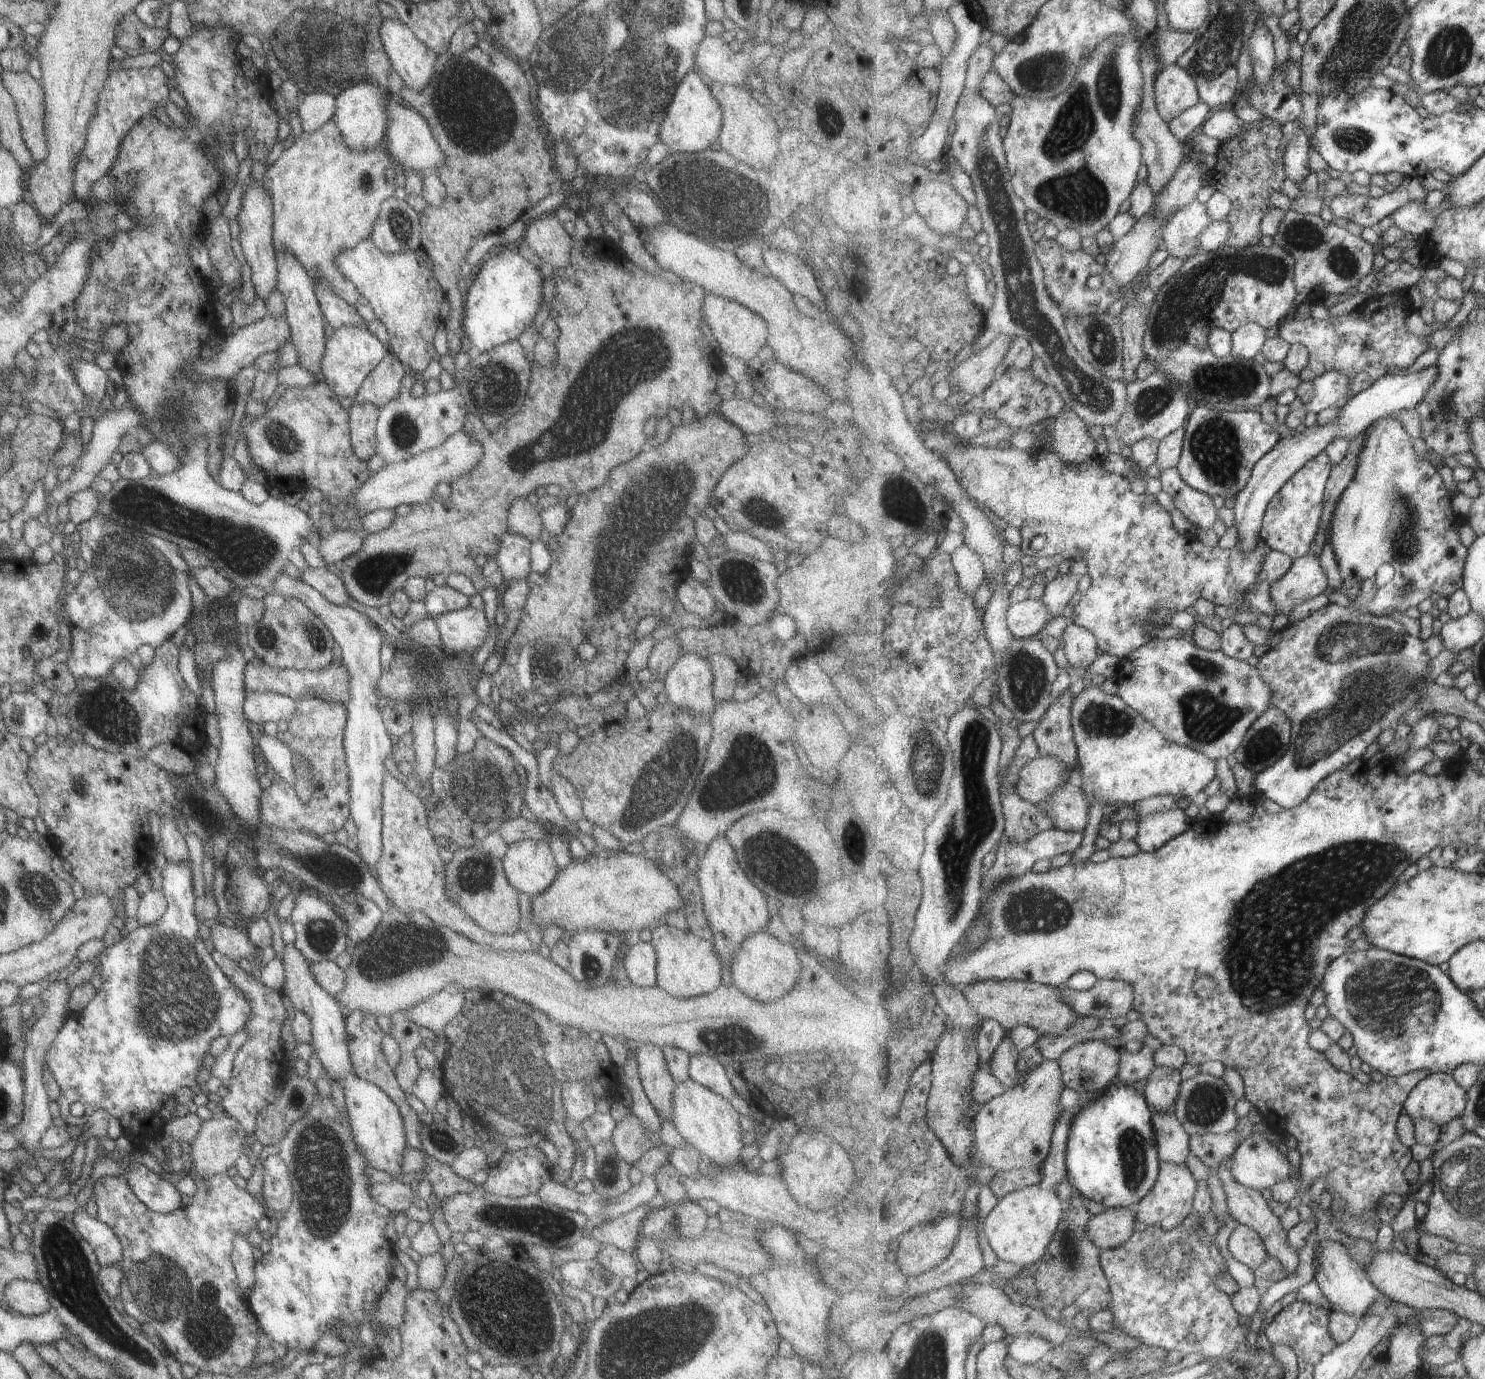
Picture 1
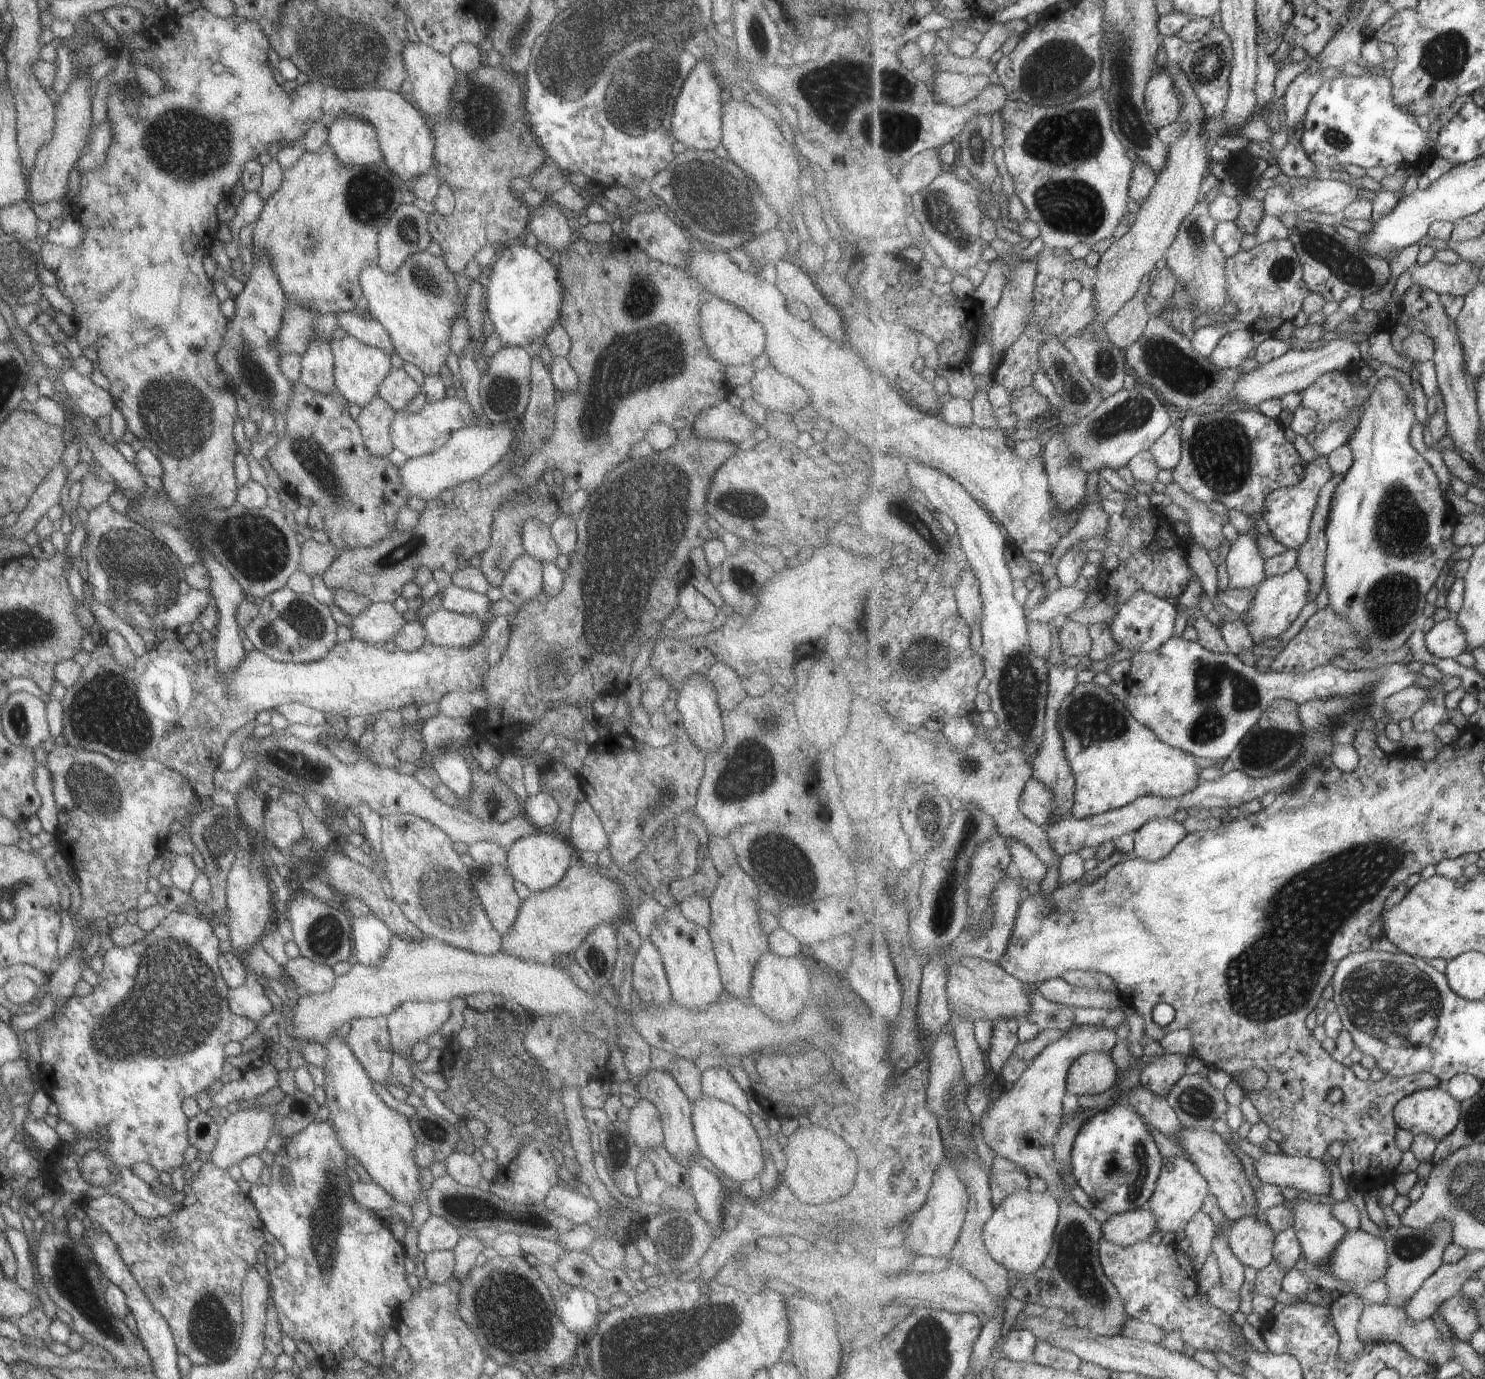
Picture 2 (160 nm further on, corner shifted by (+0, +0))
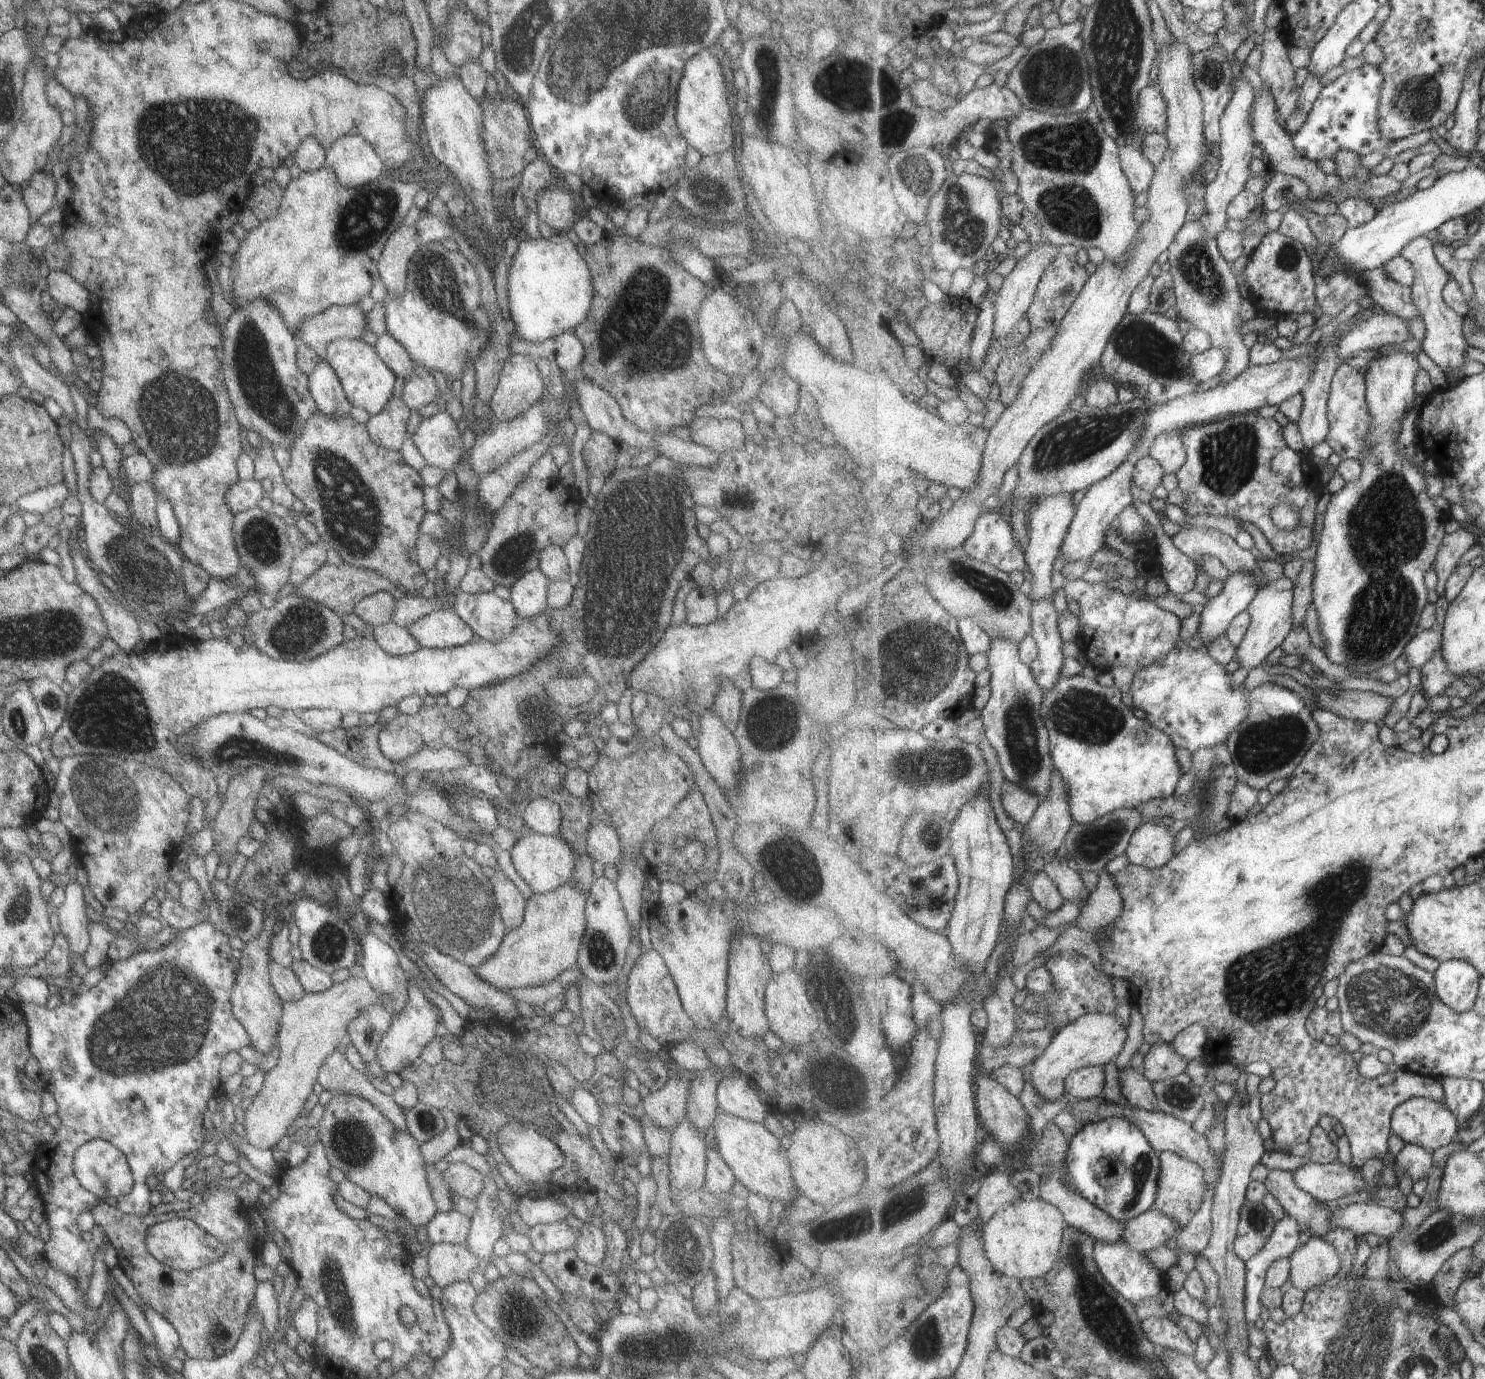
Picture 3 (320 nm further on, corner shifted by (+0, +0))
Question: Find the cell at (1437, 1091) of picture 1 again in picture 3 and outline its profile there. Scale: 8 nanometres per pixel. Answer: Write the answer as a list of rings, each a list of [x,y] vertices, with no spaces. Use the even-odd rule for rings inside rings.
[[[1413,1097],[1400,1104],[1392,1114],[1392,1132],[1400,1136],[1406,1144],[1419,1145],[1429,1152],[1435,1152],[1441,1146],[1447,1146],[1457,1138],[1459,1124],[1456,1114],[1440,1102],[1425,1098]]]

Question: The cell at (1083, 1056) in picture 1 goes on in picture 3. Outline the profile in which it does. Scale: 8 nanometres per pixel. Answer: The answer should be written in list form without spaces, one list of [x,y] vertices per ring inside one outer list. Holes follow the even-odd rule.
[[[1085,1067],[1074,1070],[1067,1077],[1066,1092],[1069,1098],[1097,1098],[1105,1090],[1105,1072],[1102,1067]]]

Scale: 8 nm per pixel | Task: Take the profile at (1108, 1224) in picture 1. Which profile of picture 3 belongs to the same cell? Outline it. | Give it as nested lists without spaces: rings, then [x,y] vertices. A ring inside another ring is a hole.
[[[1157,1208],[1149,1209],[1126,1225],[1127,1244],[1144,1255],[1165,1246],[1171,1238],[1177,1238],[1182,1229],[1178,1220]]]

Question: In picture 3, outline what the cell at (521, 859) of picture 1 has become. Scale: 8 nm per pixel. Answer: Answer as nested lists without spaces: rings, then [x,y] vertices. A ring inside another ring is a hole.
[[[533,832],[519,837],[508,851],[515,872],[533,893],[546,893],[569,882],[577,857],[570,846],[557,835],[540,835]]]

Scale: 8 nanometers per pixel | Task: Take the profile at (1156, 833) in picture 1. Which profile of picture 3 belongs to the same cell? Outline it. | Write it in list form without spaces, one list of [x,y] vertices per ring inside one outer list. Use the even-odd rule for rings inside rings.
[[[1147,821],[1135,831],[1126,855],[1131,863],[1153,870],[1173,858],[1173,848],[1175,836],[1169,828]]]

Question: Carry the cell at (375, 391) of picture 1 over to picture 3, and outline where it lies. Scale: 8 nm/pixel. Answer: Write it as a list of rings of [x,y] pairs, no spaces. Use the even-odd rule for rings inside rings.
[[[421,372],[417,374],[417,376],[403,381],[401,396],[399,398],[412,411],[413,409],[418,409],[420,406],[430,403],[439,394],[431,372]]]

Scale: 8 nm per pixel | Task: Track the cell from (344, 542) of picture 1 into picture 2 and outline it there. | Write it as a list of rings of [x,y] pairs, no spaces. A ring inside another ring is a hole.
[[[312,538],[305,540],[300,545],[300,558],[298,570],[304,572],[308,577],[312,574],[321,574],[333,559],[336,558],[338,550],[331,542],[320,543]]]

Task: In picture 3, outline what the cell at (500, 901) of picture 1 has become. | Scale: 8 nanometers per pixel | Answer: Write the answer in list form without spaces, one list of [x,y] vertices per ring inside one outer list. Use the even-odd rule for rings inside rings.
[[[495,870],[488,879],[496,909],[506,930],[519,926],[526,903],[521,891],[499,870]]]

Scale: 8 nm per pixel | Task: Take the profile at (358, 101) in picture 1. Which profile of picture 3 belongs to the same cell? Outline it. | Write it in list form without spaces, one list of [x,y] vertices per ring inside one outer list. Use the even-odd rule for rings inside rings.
[[[345,135],[333,141],[326,150],[324,166],[346,189],[359,189],[375,181],[385,170],[369,143],[357,135]]]

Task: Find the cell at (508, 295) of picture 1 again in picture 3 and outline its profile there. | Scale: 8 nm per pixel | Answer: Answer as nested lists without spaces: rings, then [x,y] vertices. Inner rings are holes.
[[[566,233],[523,240],[518,244],[507,272],[507,312],[515,336],[543,342],[567,331],[573,332],[586,320],[592,294],[588,266]]]

